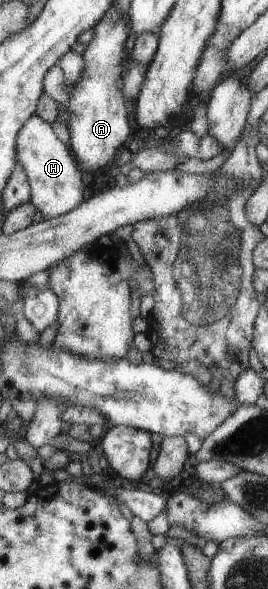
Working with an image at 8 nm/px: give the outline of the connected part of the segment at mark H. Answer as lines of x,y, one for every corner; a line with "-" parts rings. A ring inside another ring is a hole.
38,114
30,120
19,136
19,160
26,166
33,187
33,203
48,219
70,214
80,206
84,182
76,166
70,145
60,140
56,128

